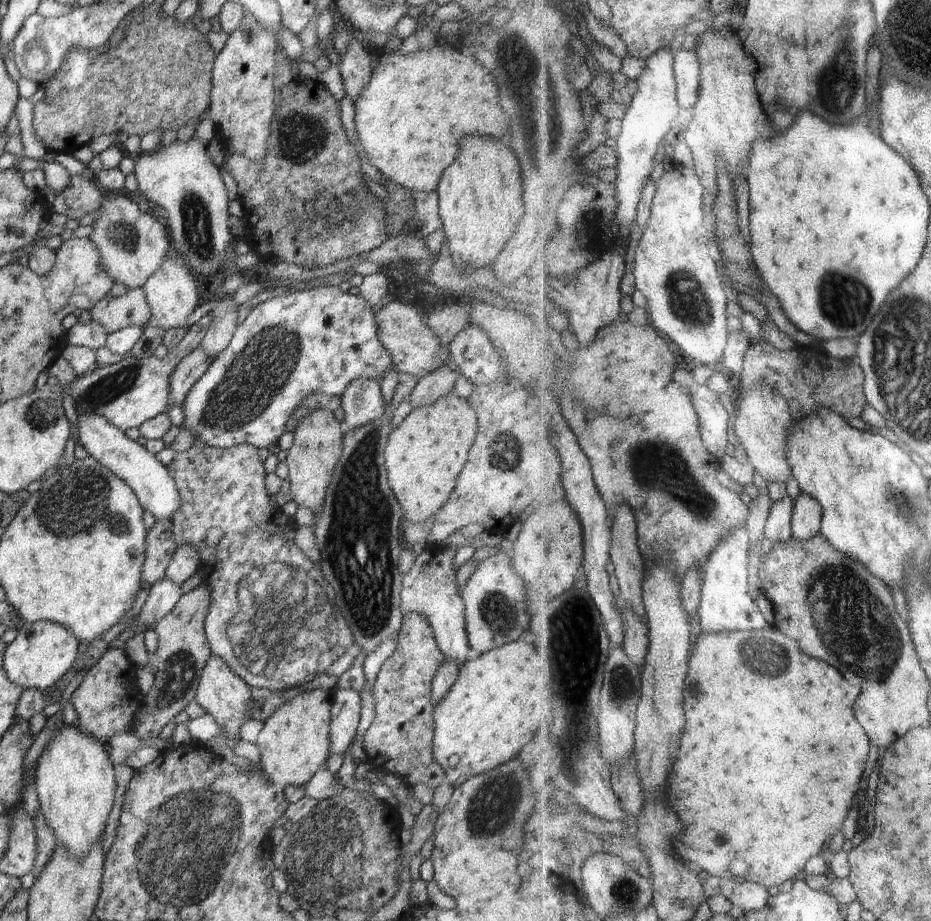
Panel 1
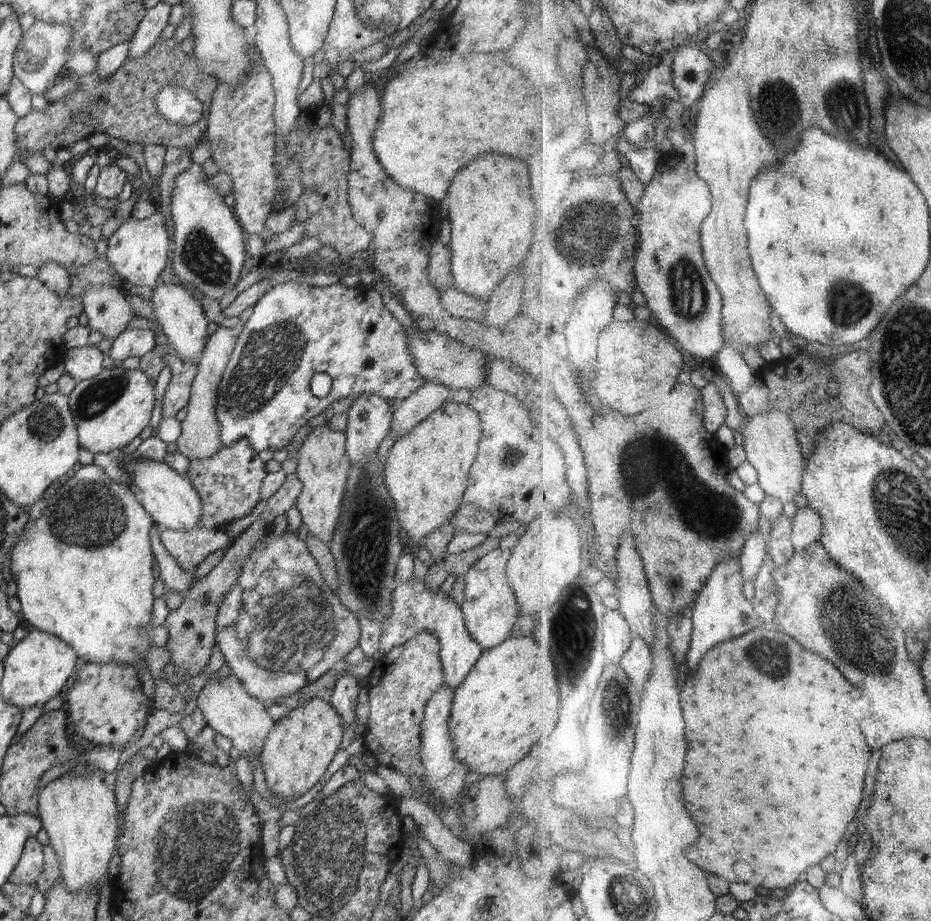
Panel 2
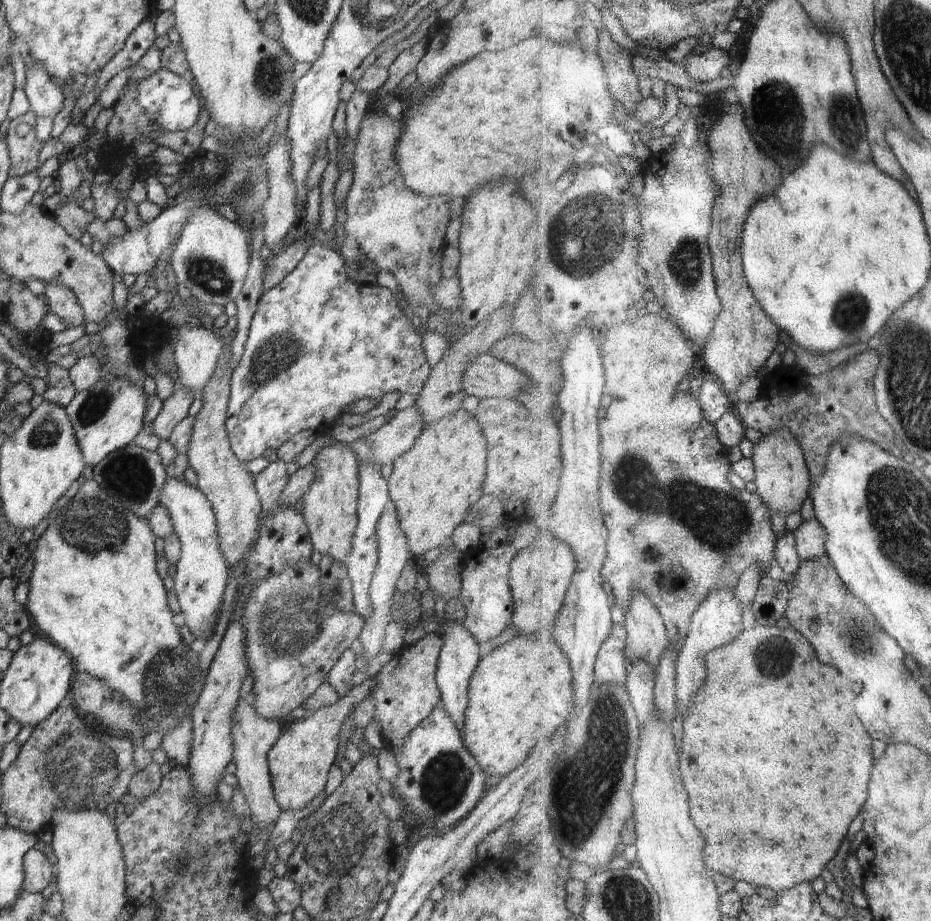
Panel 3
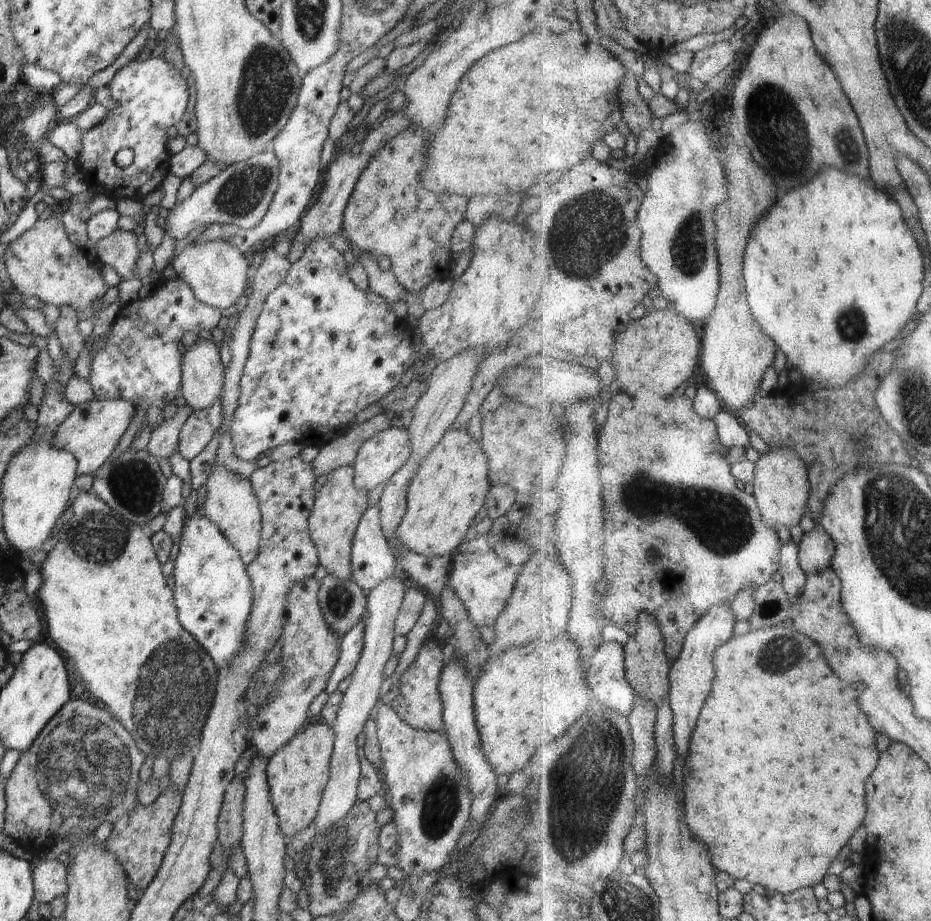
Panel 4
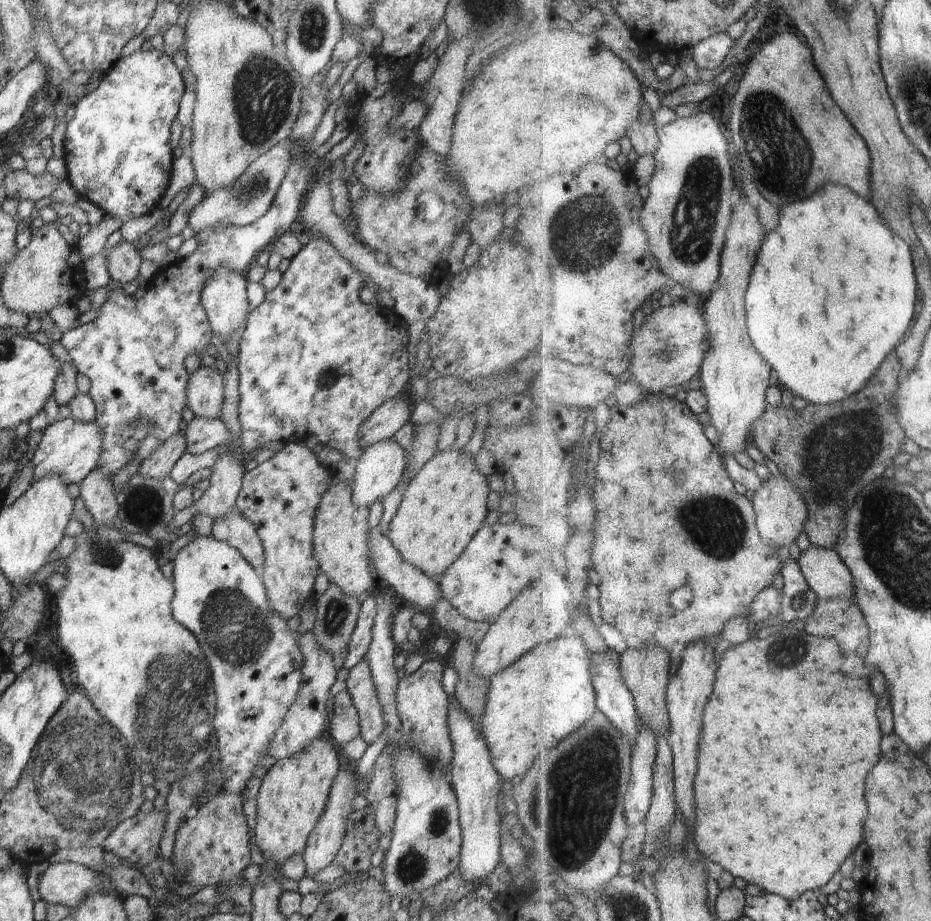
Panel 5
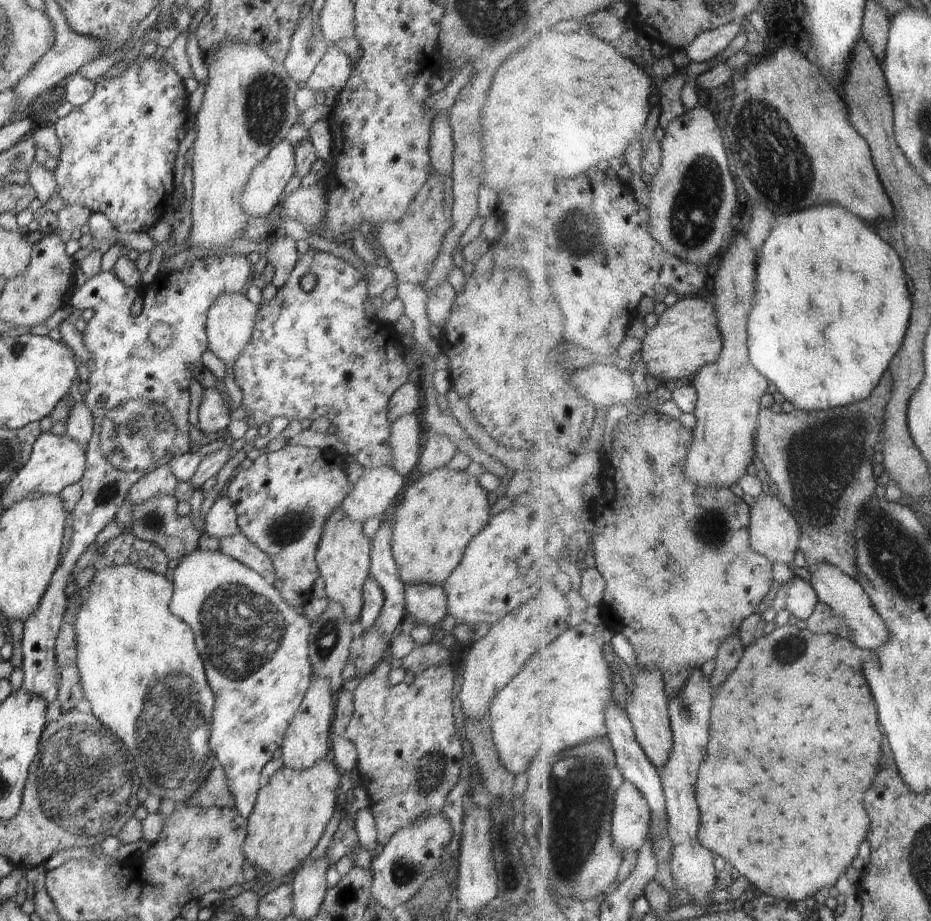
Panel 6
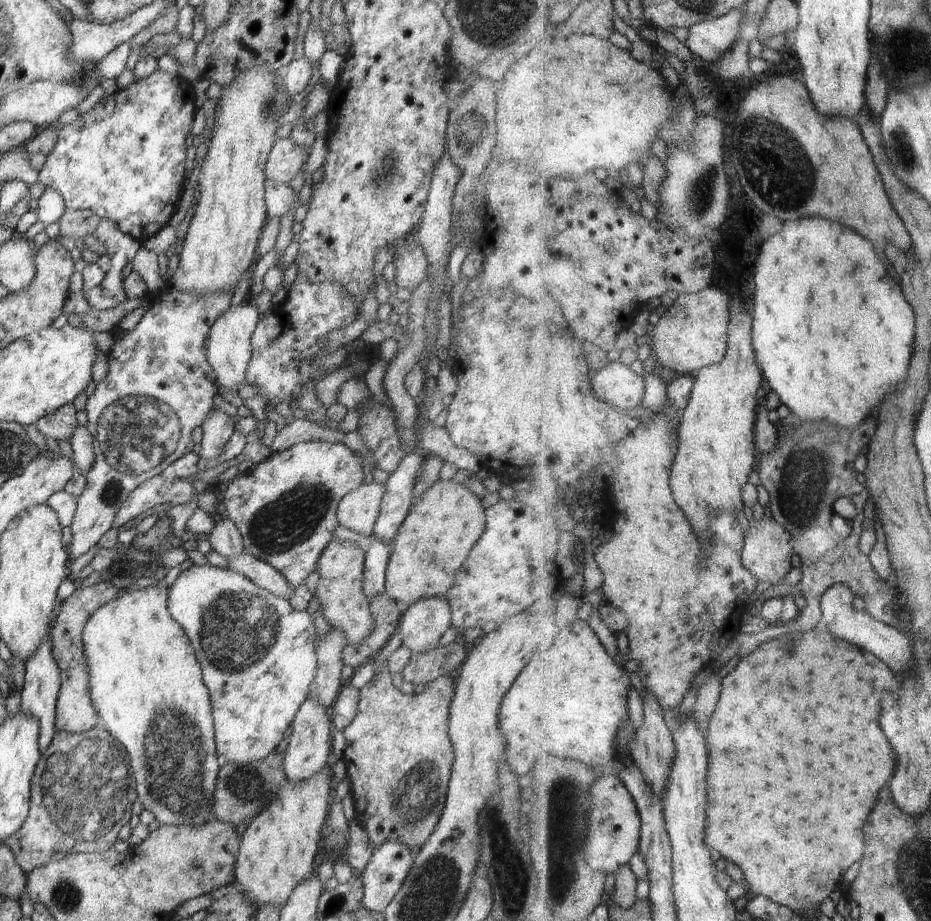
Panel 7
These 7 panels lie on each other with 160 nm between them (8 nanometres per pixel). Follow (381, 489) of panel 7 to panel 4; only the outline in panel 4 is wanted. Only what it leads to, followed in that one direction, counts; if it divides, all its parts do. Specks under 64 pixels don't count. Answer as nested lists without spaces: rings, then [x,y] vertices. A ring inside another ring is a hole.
[[[399,423],[376,433],[359,444],[353,462],[353,483],[360,490],[369,492],[378,484],[386,484],[393,474],[396,474],[406,464],[411,455],[411,440],[407,428]]]

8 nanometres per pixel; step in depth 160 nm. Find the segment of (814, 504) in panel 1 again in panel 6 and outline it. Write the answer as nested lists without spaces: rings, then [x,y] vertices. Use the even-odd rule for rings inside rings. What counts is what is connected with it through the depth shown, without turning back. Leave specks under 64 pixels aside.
[[[819,562],[811,573],[811,583],[814,585],[820,600],[829,604],[840,616],[843,616],[852,628],[855,628],[854,642],[860,644],[862,648],[878,650],[880,646],[885,645],[890,638],[888,625],[878,609],[874,606],[870,593],[862,586],[858,578],[850,576],[844,569],[838,565],[829,562]]]

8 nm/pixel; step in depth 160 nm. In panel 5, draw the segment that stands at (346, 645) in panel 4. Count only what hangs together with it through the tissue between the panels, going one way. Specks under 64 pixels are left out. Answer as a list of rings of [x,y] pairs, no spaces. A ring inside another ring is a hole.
[[[366,594],[361,599],[360,612],[356,626],[351,634],[348,652],[341,668],[350,670],[362,661],[369,651],[371,638],[373,637],[373,624],[376,616],[376,599]]]

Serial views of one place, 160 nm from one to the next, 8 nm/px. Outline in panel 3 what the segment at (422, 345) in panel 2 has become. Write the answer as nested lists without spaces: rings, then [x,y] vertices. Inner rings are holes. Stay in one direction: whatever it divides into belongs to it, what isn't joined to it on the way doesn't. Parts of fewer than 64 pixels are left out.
[[[484,353],[472,358],[466,366],[462,388],[467,396],[476,396],[479,399],[515,399],[522,380],[523,375],[511,365],[490,353]]]

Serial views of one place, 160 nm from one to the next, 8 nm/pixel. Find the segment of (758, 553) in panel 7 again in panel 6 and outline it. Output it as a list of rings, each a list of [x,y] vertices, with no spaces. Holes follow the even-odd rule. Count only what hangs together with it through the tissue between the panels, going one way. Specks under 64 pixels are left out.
[[[770,493],[757,499],[751,514],[751,545],[756,552],[767,556],[772,562],[794,562],[798,550],[801,550],[803,528],[793,510],[777,495]]]

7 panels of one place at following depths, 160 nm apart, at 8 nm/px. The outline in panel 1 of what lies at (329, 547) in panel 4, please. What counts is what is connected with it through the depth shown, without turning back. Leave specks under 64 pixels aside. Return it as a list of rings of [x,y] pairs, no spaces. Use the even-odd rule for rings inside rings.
[[[318,408],[312,414],[308,414],[306,418],[302,418],[294,432],[294,445],[288,450],[288,457],[284,462],[290,470],[287,478],[292,484],[292,500],[298,507],[310,509],[314,516],[324,506],[334,468],[342,456],[344,431],[343,424],[337,422],[333,412]]]

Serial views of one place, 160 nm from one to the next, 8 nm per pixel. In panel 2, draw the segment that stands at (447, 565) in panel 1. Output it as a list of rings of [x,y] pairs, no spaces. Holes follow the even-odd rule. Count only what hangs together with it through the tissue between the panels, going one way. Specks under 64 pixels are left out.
[[[414,577],[408,582],[398,583],[392,592],[392,614],[381,623],[380,652],[386,655],[392,648],[408,643],[408,634],[412,634],[412,622],[420,622],[422,630],[430,630],[430,633],[434,632],[437,636],[443,684],[452,688],[452,692],[456,692],[456,688],[462,684],[484,652],[468,633],[461,609],[449,595],[444,596],[439,590],[430,590],[421,579]]]

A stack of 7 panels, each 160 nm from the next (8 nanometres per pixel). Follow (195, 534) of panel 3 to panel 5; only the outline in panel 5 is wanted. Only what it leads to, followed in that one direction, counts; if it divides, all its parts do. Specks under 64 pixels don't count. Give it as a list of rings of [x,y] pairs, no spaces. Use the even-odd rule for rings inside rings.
[[[197,534],[179,550],[174,560],[173,576],[175,593],[171,611],[174,620],[194,634],[212,671],[215,688],[212,739],[223,770],[223,789],[241,796],[258,760],[267,754],[268,741],[296,700],[304,664],[296,632],[288,632],[287,621],[272,612],[261,575],[236,548],[212,535]]]

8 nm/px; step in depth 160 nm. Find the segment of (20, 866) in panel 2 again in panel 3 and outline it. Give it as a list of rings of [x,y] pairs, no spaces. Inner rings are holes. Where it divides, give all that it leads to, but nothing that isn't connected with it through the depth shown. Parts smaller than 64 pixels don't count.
[[[32,848],[23,857],[24,884],[22,889],[28,893],[42,893],[47,888],[55,874],[54,865],[46,855]]]

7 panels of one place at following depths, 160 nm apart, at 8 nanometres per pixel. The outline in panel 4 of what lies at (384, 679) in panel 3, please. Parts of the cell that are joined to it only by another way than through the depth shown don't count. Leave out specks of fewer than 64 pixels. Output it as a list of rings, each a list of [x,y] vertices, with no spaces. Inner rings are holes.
[[[426,641],[416,655],[416,660],[401,674],[399,696],[394,703],[397,715],[412,728],[421,731],[444,732],[443,704],[438,692],[438,679],[443,669],[444,655],[440,641]]]

